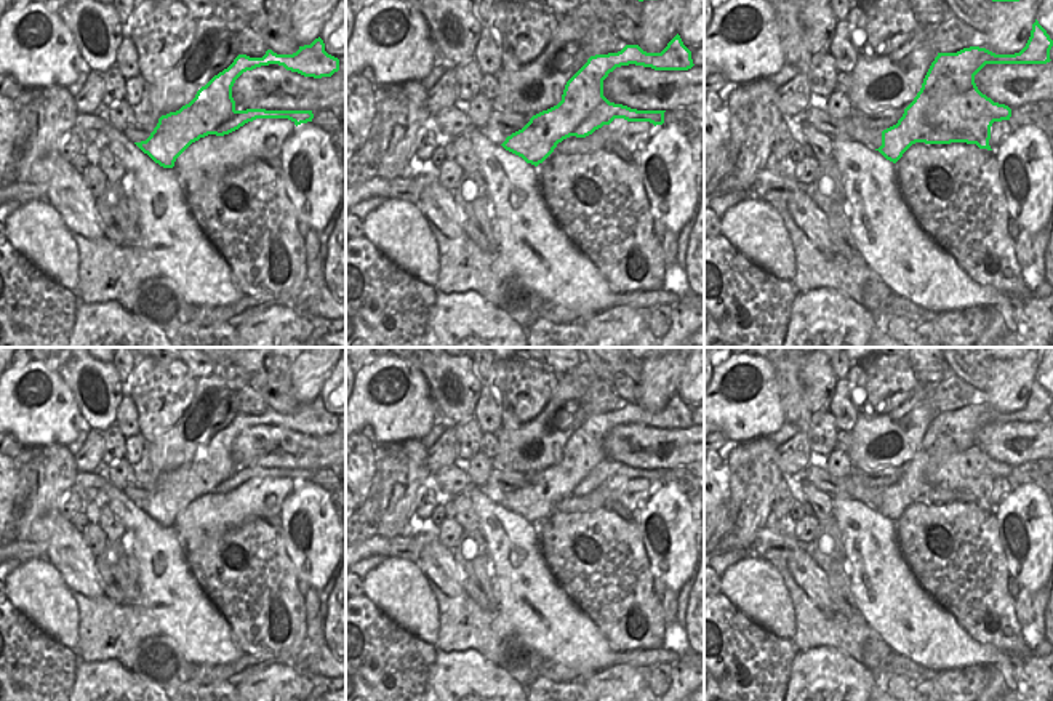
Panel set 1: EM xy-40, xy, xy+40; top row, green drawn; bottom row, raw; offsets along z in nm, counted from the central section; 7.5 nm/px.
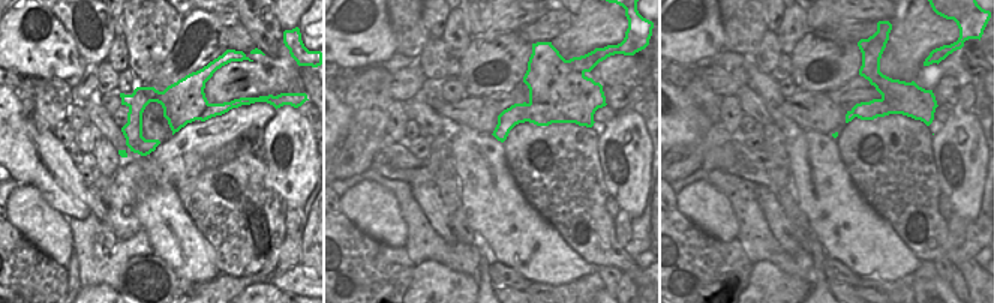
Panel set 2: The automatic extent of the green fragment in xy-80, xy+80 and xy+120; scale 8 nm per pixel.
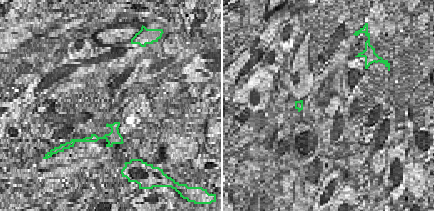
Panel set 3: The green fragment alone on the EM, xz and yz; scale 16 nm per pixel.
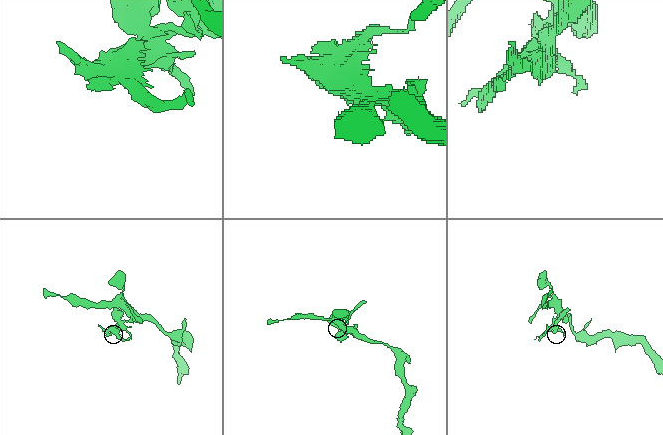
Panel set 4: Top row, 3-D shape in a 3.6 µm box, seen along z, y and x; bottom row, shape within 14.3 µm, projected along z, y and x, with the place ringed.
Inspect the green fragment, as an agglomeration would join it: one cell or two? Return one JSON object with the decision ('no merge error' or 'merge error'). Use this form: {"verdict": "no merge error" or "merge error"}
{"verdict": "merge error"}

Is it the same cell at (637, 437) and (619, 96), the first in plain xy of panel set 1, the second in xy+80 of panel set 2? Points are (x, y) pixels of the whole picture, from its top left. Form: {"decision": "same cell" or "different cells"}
{"decision": "different cells"}

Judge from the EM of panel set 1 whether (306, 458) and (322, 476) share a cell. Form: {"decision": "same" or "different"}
{"decision": "different"}

